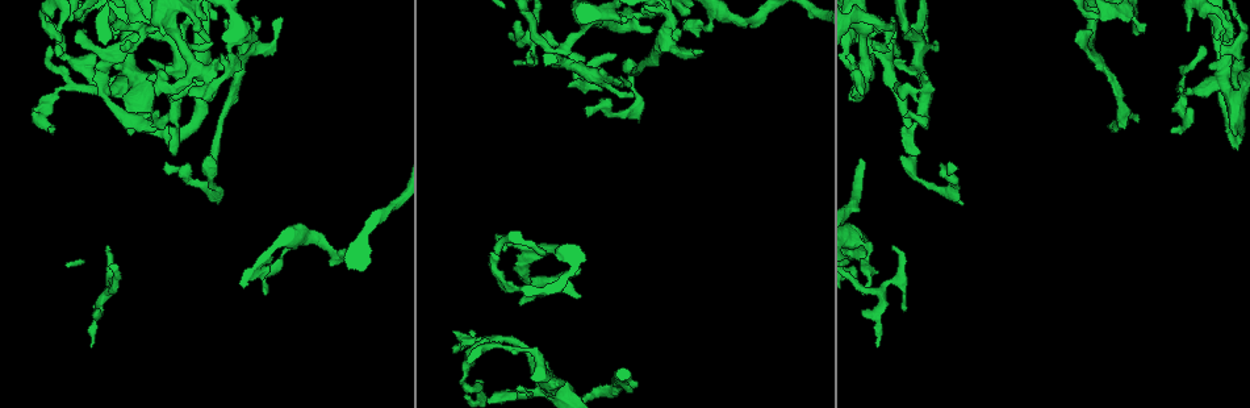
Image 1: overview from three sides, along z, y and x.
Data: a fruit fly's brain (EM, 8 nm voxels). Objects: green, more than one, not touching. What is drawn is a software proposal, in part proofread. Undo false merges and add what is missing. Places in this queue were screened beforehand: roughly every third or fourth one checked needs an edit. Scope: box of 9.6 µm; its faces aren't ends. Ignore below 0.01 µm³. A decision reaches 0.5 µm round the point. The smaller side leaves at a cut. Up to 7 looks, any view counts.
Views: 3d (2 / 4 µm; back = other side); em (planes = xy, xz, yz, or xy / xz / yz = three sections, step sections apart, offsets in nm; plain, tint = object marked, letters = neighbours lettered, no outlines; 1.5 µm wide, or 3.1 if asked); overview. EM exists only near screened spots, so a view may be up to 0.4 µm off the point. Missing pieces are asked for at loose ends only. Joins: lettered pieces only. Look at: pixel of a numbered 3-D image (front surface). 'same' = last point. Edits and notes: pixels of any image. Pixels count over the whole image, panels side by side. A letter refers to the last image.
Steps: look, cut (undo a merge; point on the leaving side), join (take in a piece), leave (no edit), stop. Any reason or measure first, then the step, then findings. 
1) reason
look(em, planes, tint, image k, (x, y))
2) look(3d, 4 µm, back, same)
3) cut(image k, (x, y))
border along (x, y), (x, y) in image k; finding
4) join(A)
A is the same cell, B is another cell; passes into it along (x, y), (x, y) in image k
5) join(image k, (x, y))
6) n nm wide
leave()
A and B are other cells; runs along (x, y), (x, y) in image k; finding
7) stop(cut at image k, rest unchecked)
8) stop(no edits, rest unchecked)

sharp bend
look(3d, 4 µm, image 1, (203, 76))

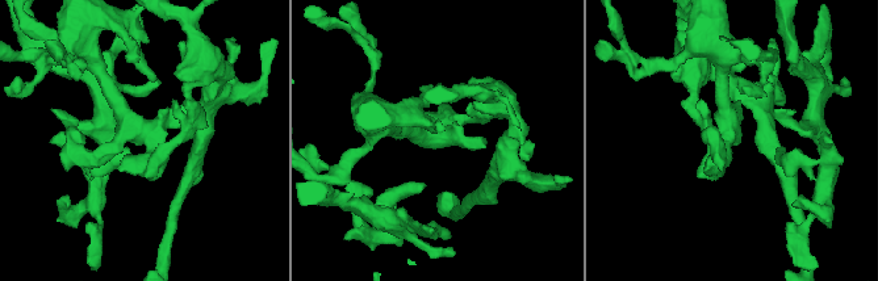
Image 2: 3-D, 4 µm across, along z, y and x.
look(em, planes, tint, image 2, (443, 136))

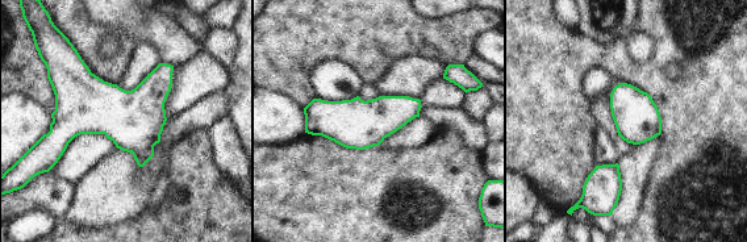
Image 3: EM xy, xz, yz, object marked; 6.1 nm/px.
look(em, planes, letters, same)

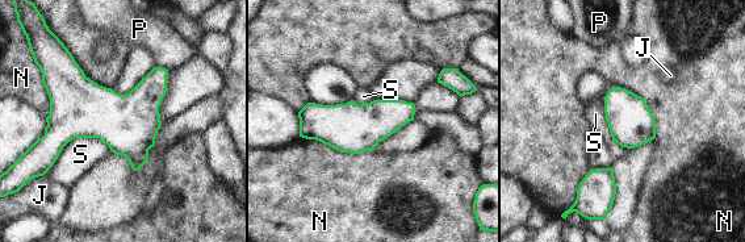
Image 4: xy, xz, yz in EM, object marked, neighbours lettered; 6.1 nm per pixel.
leave()
J, N, P and S are other cells; border along (112, 151), (72, 138), (45, 174) in image 4; continuous, no second neuron

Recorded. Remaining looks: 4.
thin neck
look(3d, 4 µm, image 1, (76, 13))

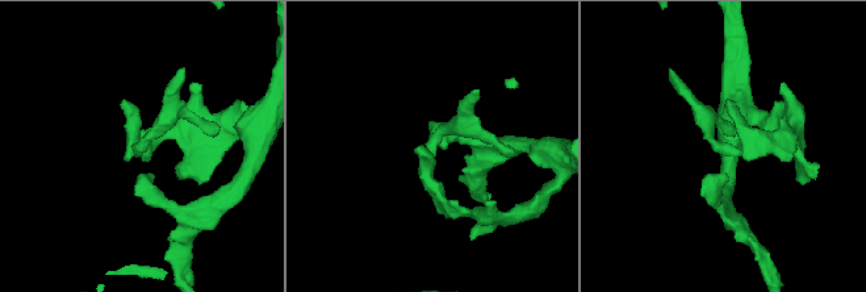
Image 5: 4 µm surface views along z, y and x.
look(em, xz, step 4, letters, image 5, (431, 151))

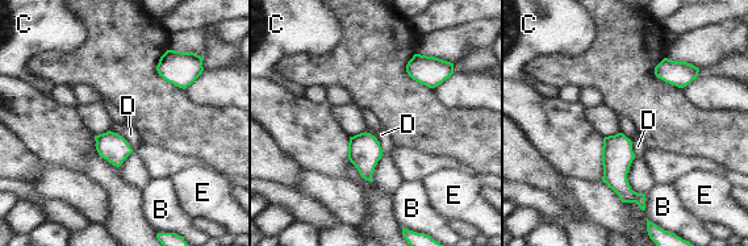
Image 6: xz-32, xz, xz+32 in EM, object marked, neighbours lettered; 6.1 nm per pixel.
leave()
B, C, D and E are other cells; border along (619, 132), (630, 140) in image 6; one neuron here

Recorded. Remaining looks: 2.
stop(no edits, rest unchecked)

